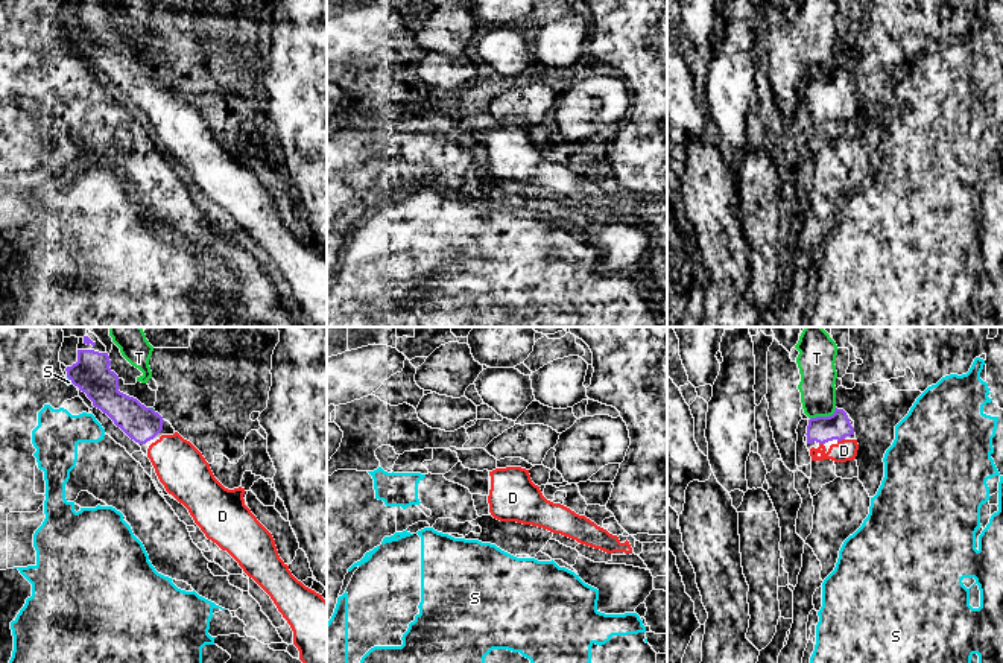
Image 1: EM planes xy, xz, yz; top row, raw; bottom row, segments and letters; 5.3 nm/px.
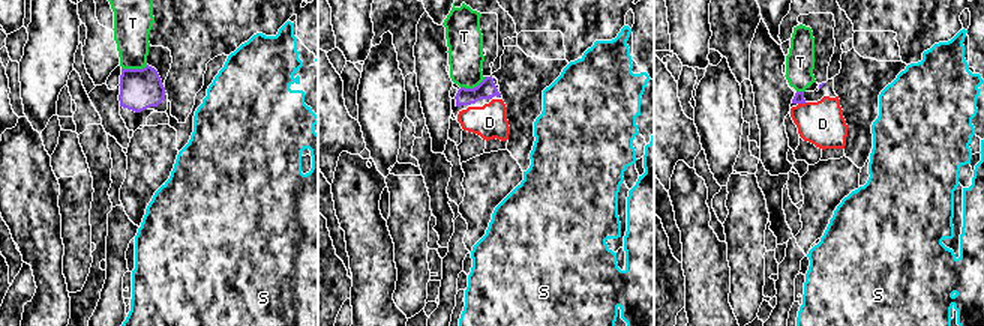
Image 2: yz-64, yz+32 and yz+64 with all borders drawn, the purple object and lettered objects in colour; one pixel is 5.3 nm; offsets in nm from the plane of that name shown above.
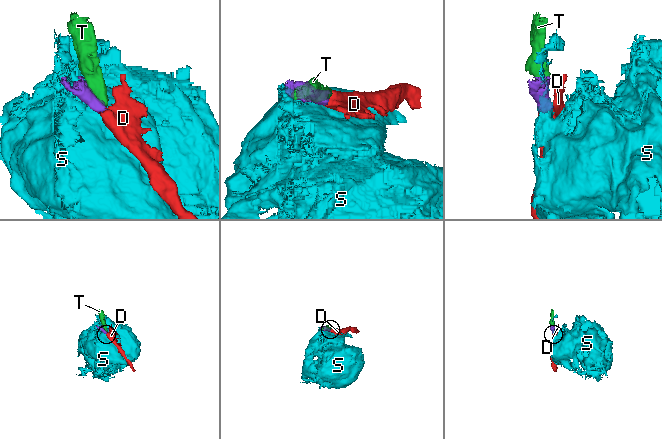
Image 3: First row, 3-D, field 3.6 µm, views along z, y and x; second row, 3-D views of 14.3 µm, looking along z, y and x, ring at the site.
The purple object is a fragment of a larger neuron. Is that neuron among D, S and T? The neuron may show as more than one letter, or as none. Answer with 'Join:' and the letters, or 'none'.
Join: D

